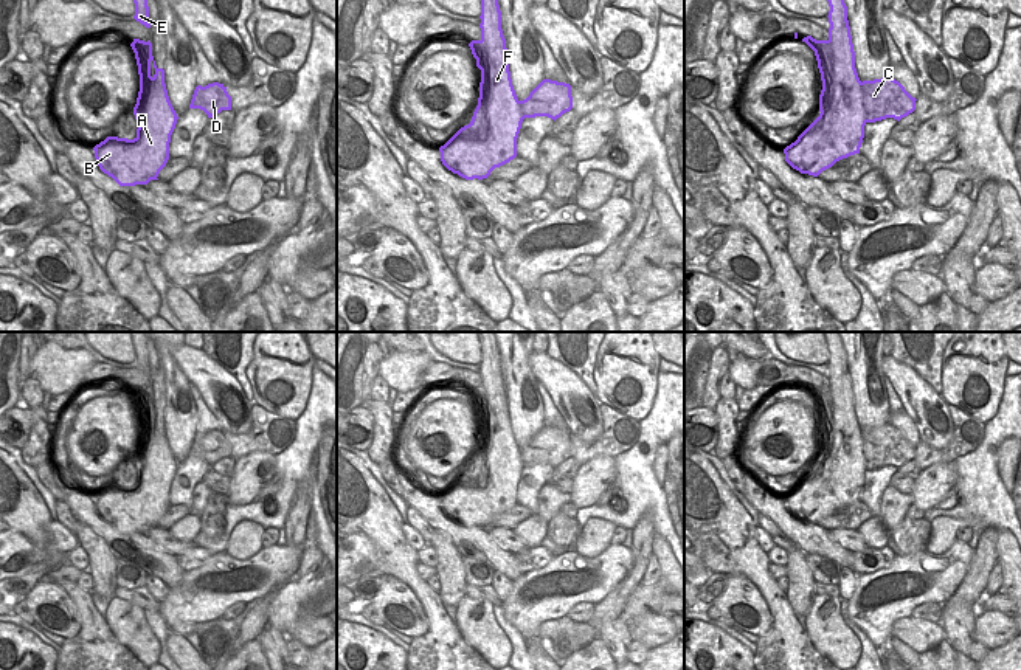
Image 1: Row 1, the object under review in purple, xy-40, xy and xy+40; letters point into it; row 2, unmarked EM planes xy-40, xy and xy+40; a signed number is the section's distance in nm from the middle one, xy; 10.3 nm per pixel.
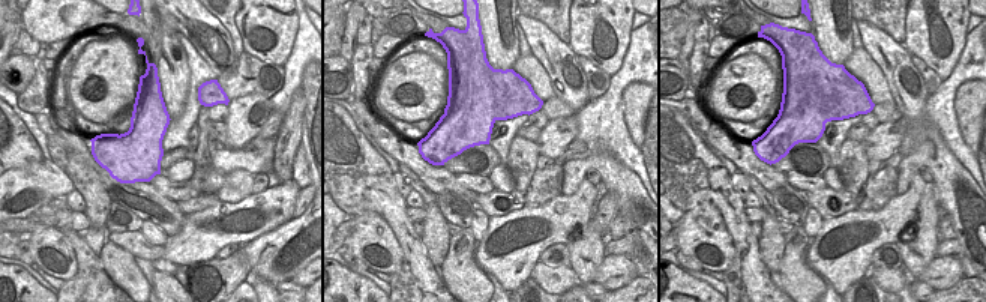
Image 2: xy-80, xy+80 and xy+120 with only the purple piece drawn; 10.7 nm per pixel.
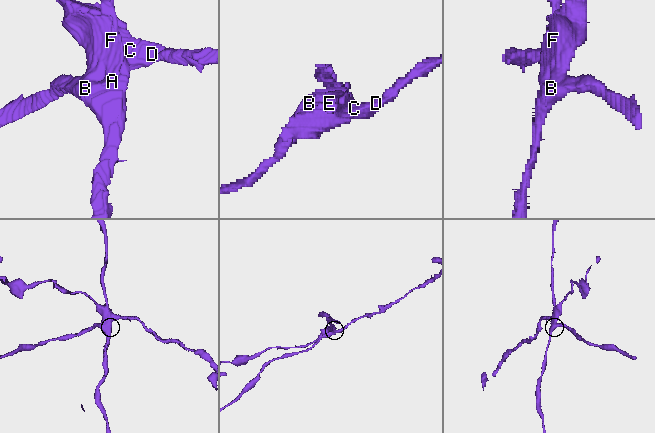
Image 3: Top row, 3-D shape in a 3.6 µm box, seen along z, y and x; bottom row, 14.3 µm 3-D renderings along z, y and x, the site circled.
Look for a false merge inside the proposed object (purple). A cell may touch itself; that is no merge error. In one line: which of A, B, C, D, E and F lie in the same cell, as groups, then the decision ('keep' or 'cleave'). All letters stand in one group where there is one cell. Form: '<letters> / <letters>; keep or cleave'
A B E F / C D; cleave

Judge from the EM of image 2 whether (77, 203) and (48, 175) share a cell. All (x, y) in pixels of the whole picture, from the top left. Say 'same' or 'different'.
different

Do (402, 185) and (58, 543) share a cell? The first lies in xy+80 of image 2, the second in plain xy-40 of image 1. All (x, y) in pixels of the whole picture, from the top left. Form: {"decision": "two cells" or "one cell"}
{"decision": "one cell"}

